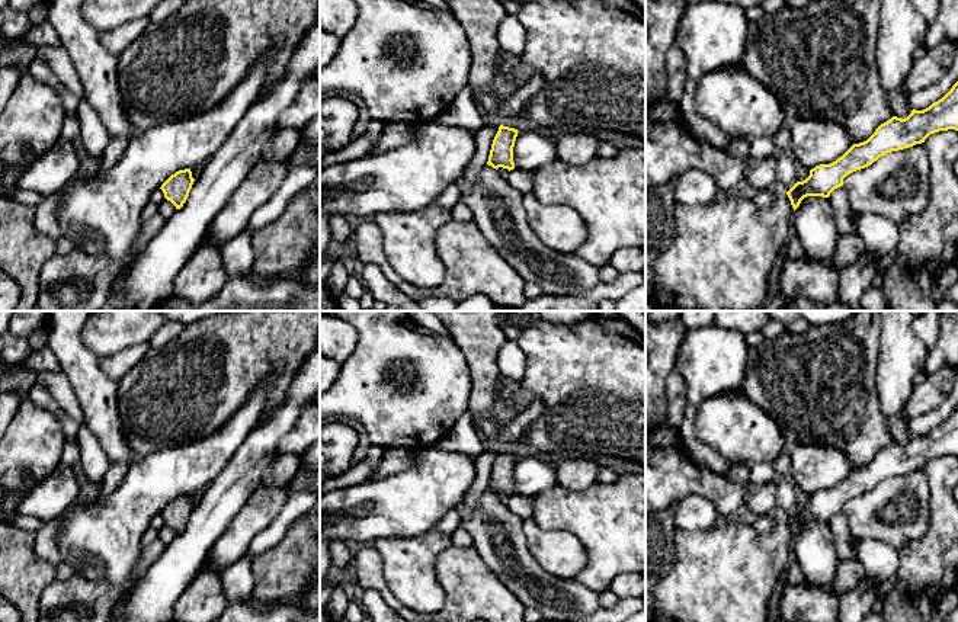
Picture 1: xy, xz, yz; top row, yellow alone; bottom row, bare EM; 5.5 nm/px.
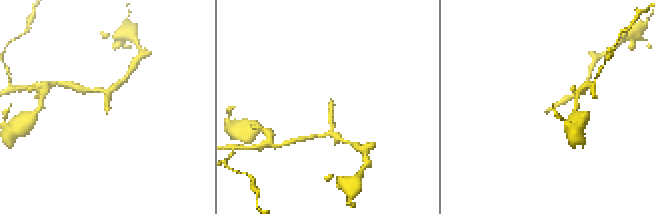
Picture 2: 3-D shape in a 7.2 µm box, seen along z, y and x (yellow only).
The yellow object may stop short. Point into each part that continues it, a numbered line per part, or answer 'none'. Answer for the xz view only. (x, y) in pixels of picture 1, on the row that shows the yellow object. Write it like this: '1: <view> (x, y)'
1: xz (590, 54)

